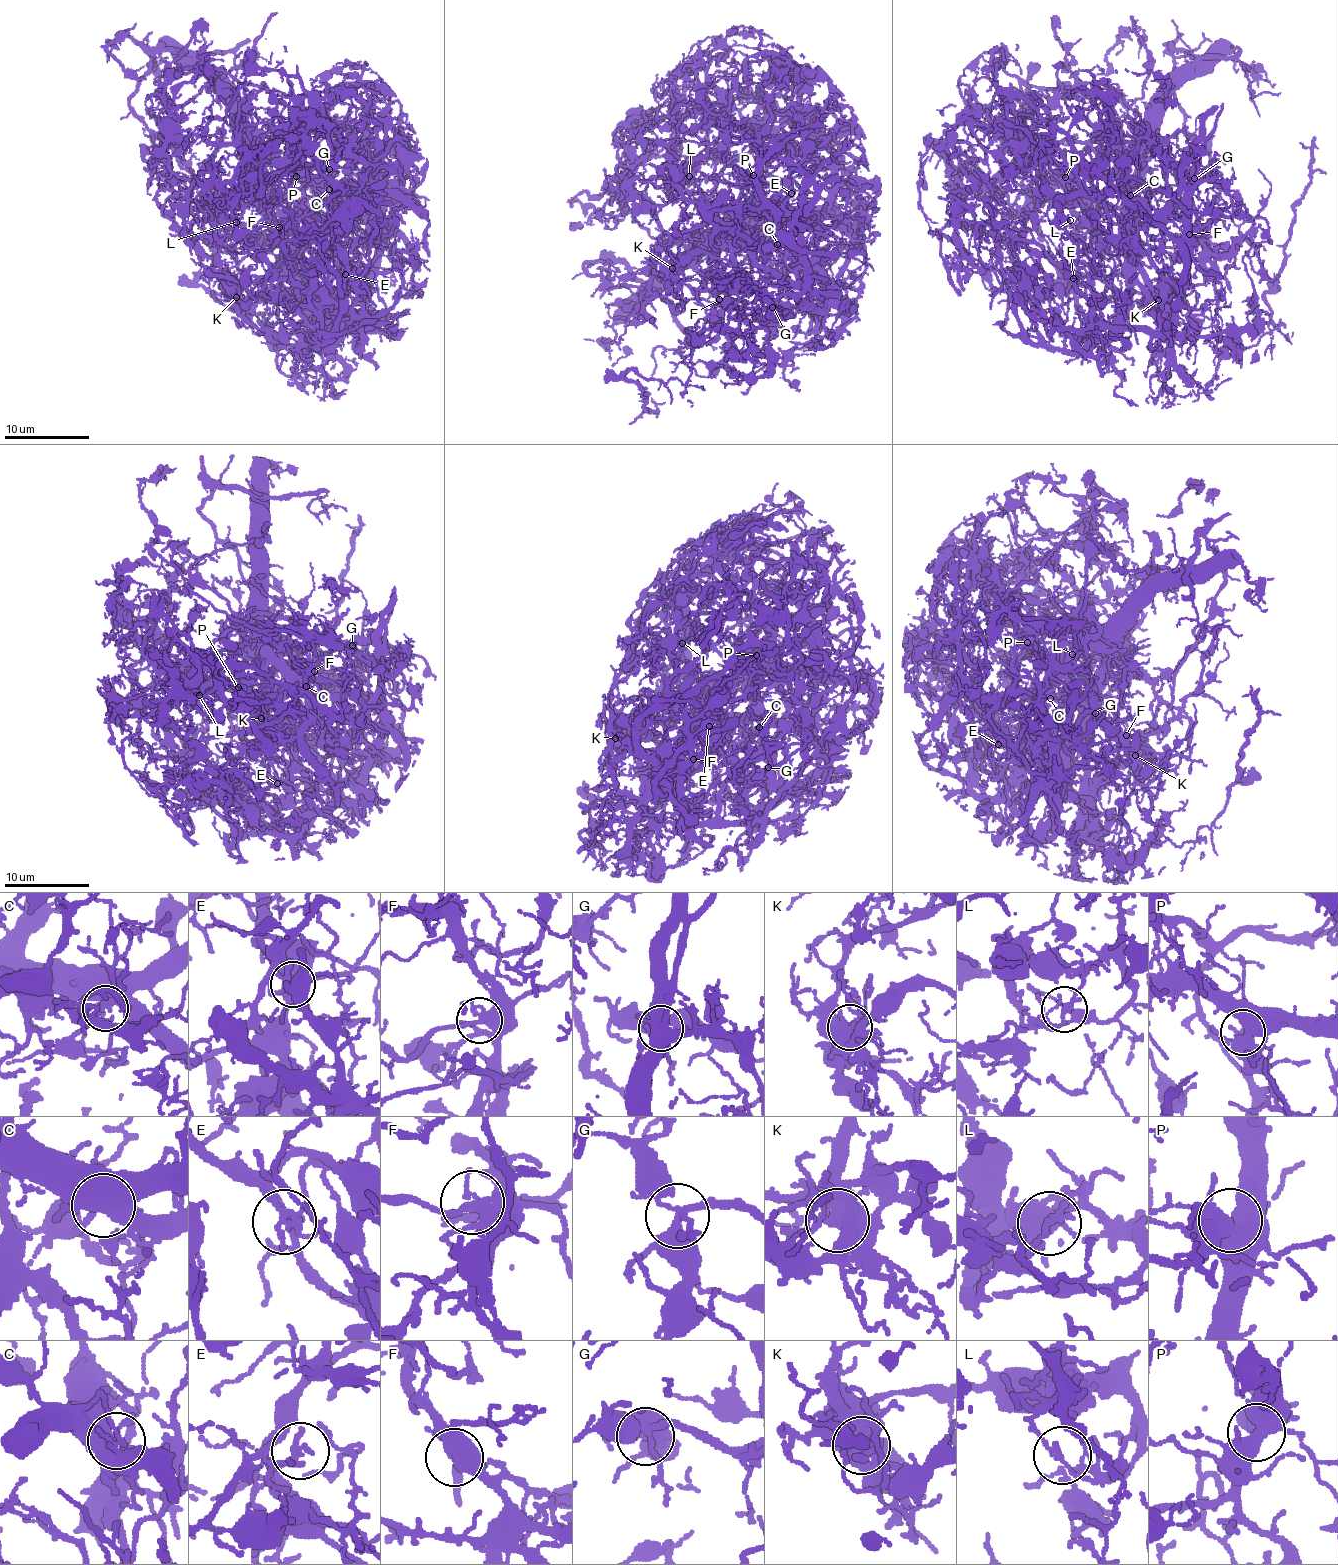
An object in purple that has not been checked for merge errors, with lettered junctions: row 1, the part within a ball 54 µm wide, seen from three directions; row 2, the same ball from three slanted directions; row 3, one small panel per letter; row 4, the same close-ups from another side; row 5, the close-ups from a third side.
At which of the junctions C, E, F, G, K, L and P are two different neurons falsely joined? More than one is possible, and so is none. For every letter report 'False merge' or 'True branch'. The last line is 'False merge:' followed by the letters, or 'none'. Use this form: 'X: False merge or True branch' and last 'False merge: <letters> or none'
C: True branch
E: False merge
F: False merge
G: True branch
K: False merge
L: False merge
P: True branch
False merge: E, F, K, L

